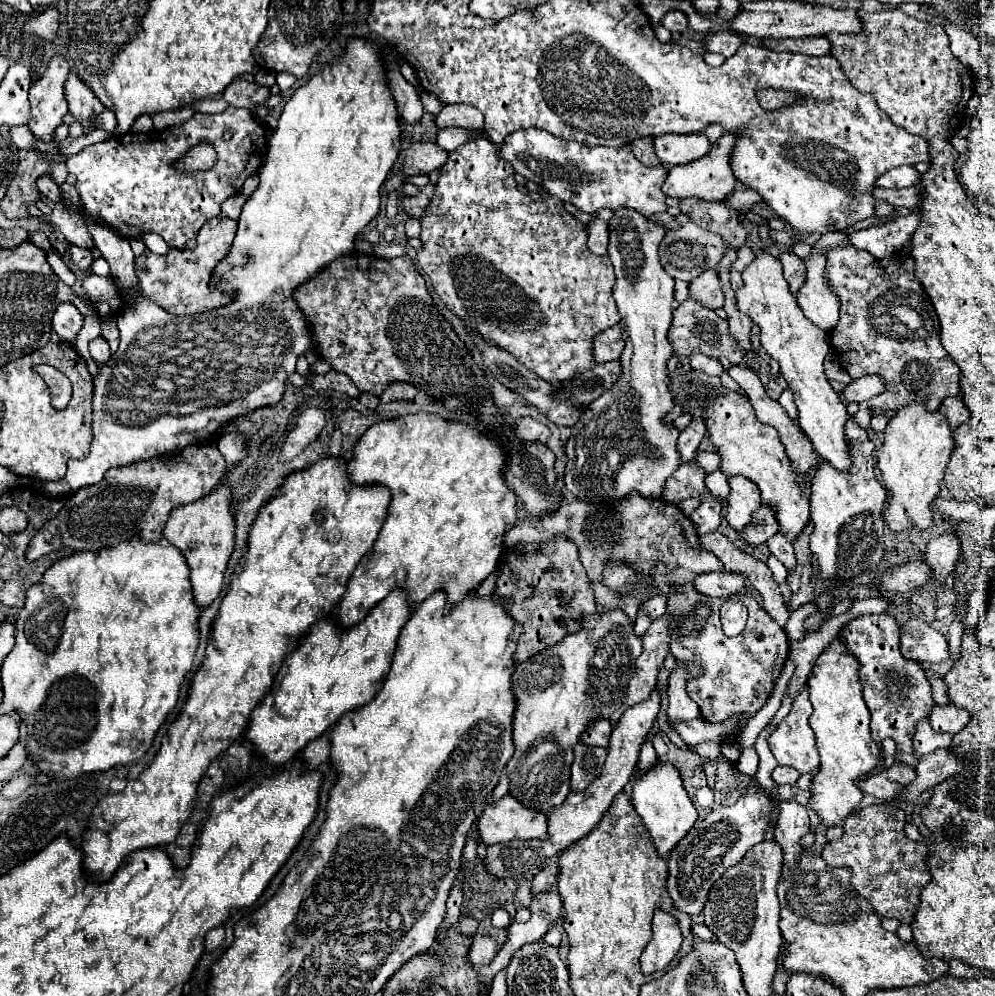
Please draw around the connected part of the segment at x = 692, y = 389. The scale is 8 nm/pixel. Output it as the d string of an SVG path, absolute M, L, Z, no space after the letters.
M683 369L681 373L669 373L669 377L671 393L675 395L675 401L681 401L685 405L683 411L689 411L693 417L707 419L707 431L723 459L721 471L729 477L741 475L751 479L761 489L763 503L769 503L769 507L777 511L777 533L795 543L809 523L809 497L803 493L807 479L801 479L801 475L793 469L777 431L769 425L759 423L753 415L753 407L749 407L749 399L723 387L719 377Z

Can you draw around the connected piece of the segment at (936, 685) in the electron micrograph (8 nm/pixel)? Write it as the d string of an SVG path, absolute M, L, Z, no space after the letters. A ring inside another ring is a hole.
M925 667L925 675L931 683L931 689L933 689L933 701L937 705L949 705L951 699L949 699L949 693L947 693L947 687L945 687L945 681L941 675L935 675L929 667Z

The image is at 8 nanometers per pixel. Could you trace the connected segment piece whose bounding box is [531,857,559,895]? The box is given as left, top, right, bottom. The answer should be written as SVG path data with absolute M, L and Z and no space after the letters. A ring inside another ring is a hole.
M553 857L545 869L541 869L535 879L533 879L533 885L531 885L531 893L533 895L539 895L539 893L545 893L551 889L551 885L557 881L557 873L559 873L559 867L557 867L557 857Z

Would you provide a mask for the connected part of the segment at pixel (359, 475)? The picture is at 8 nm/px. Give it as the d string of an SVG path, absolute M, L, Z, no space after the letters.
M411 413L411 415L403 415L403 417L397 417L397 419L385 419L385 421L379 421L375 425L371 425L363 437L357 441L357 445L353 447L353 457L349 461L349 477L353 483L359 483L359 485L371 485L371 483L381 483L381 485L387 485L391 489L391 505L387 509L387 521L385 525L381 527L379 531L379 537L373 545L373 549L359 561L357 569L353 571L351 579L349 579L349 585L347 585L347 591L339 603L339 613L337 613L337 621L343 623L343 627L349 627L349 625L355 625L359 623L367 611L371 611L381 599L385 599L385 595L393 589L393 587L405 587L409 591L409 603L411 607L415 607L417 603L425 601L433 591L437 589L445 589L447 591L447 599L449 603L457 603L461 597L465 597L469 591L477 589L479 583L495 569L497 565L497 559L501 555L501 545L503 545L503 535L509 527L513 527L517 523L517 497L513 495L513 491L509 491L509 487L505 485L505 463L507 463L507 455L505 455L505 445L503 443L497 443L493 439L493 435L485 435L483 431L477 431L475 427L469 427L465 423L457 423L457 421L447 421L443 419L441 415L435 415L435 413Z

